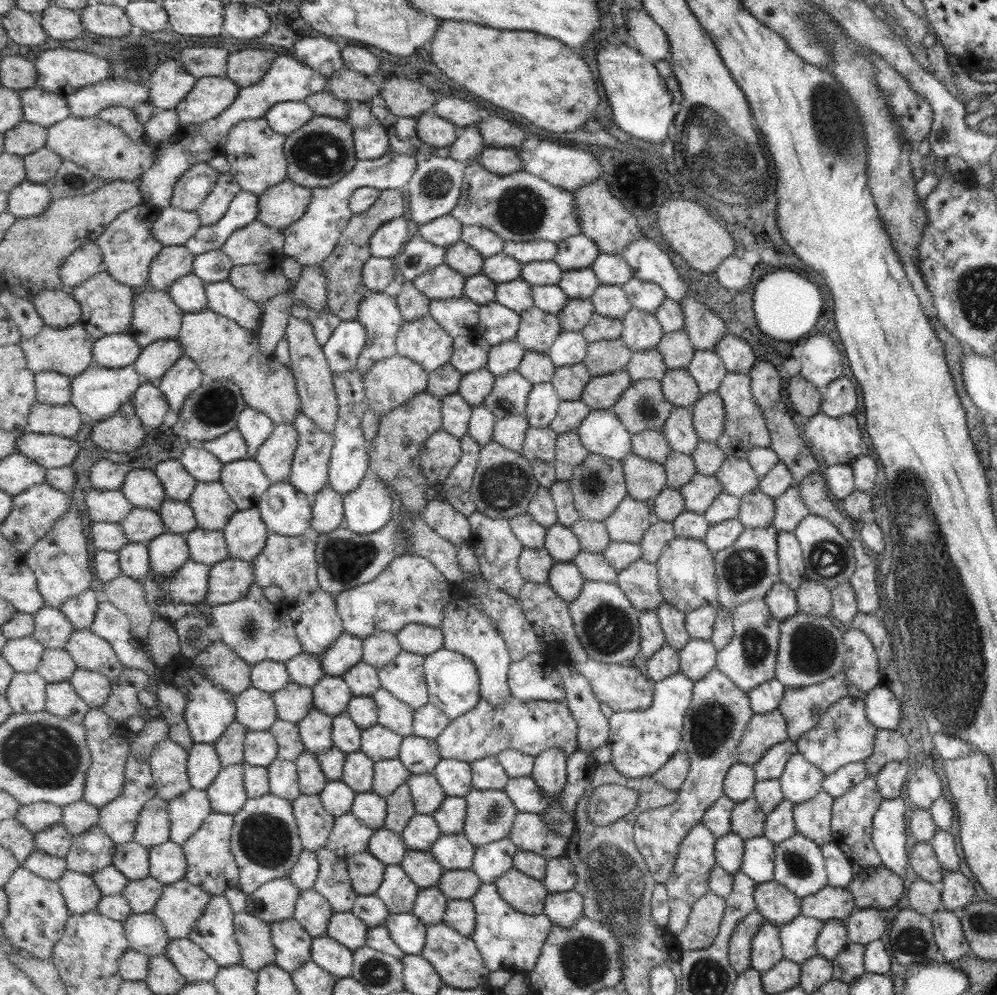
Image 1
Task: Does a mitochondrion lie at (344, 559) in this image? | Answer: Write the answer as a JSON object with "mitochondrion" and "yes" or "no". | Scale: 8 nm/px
{"mitochondrion":"yes"}

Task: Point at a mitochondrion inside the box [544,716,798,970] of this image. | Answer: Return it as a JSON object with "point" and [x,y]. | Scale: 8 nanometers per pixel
{"point":[617,883]}

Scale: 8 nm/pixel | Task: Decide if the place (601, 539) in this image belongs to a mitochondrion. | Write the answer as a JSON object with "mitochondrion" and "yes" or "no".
{"mitochondrion":"no"}

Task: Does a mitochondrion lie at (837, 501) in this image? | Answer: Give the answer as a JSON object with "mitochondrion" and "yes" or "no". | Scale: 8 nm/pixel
{"mitochondrion":"no"}

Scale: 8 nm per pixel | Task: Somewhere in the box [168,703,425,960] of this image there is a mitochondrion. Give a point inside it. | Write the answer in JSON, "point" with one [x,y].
{"point":[265,839]}

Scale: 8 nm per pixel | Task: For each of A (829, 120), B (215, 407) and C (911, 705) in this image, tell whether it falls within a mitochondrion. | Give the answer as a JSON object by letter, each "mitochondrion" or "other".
{"A":"mitochondrion","B":"mitochondrion","C":"mitochondrion"}

